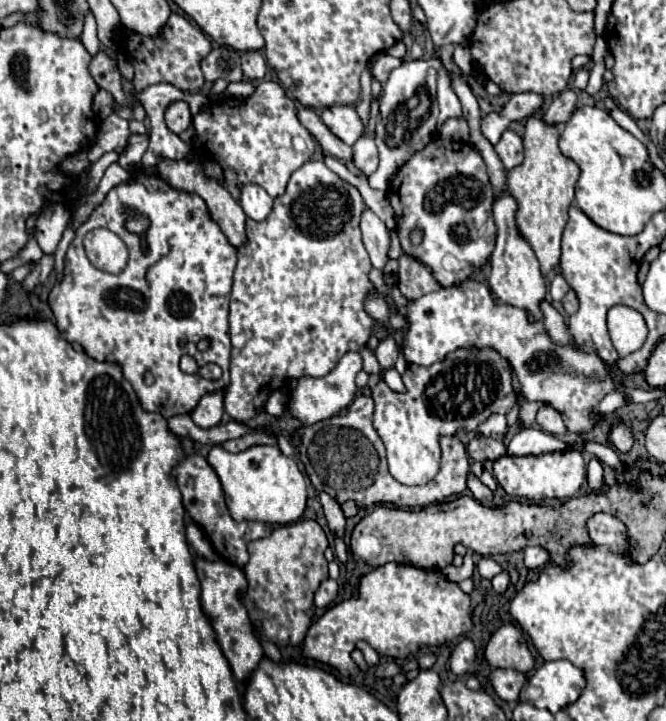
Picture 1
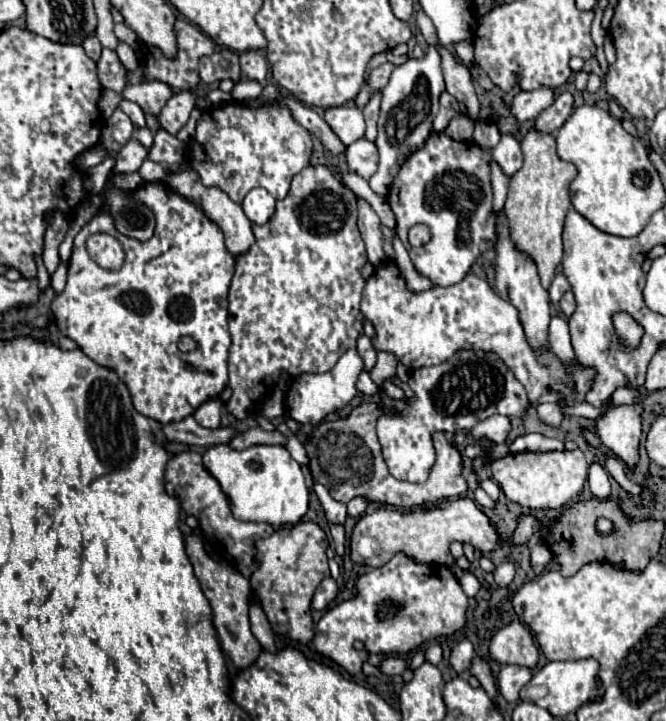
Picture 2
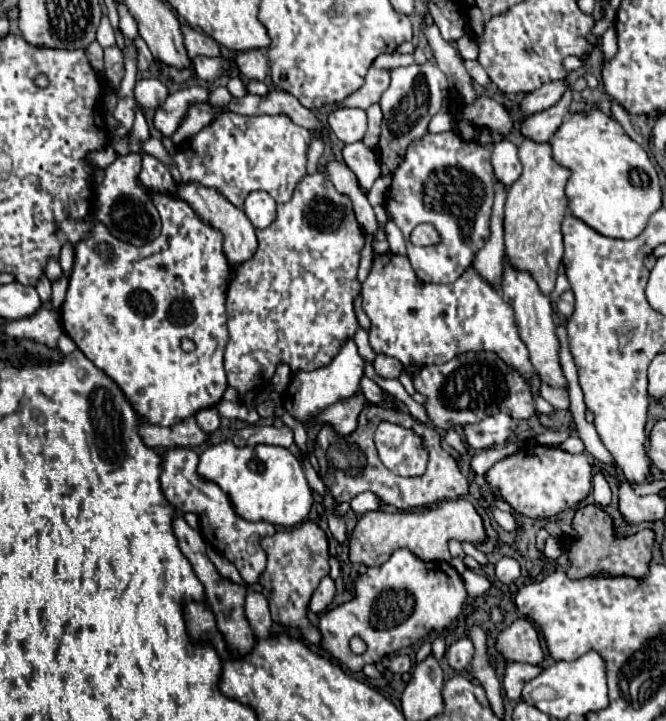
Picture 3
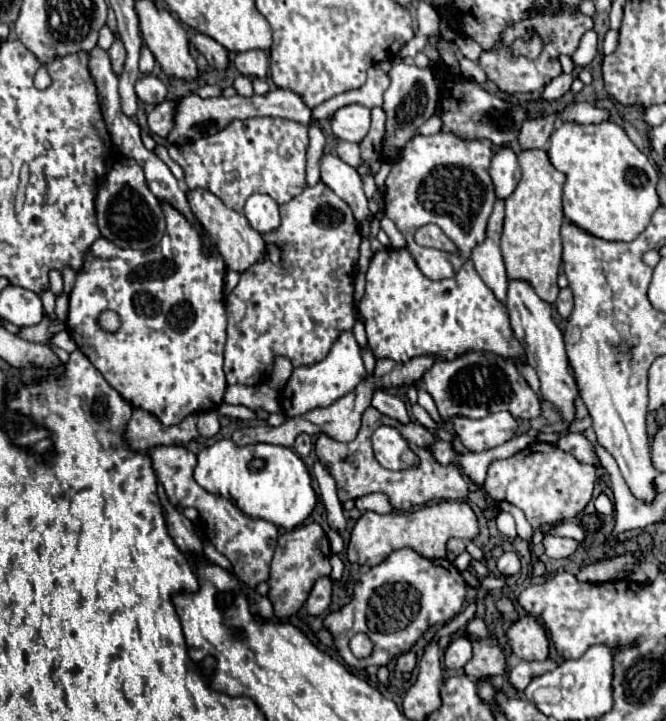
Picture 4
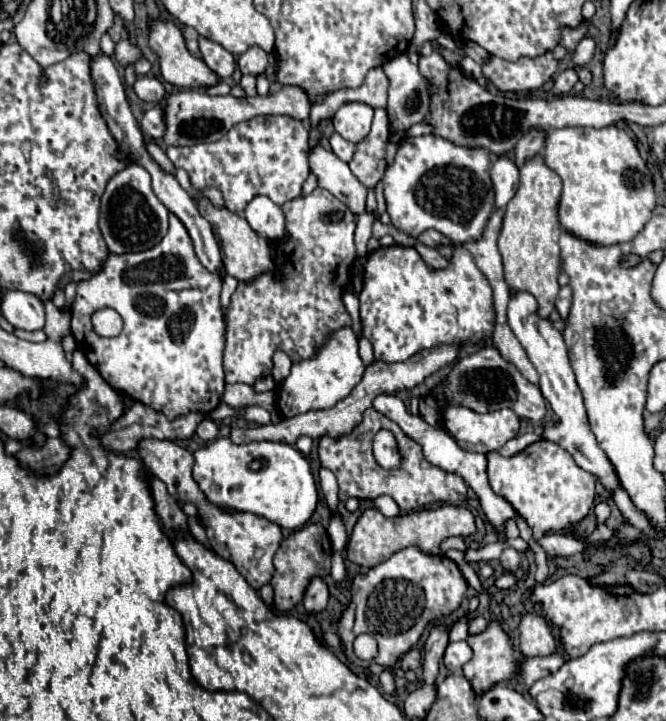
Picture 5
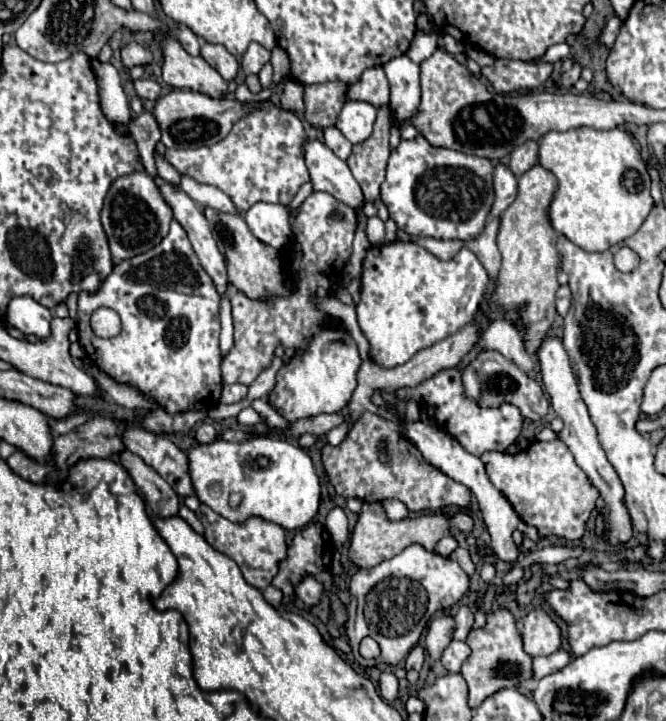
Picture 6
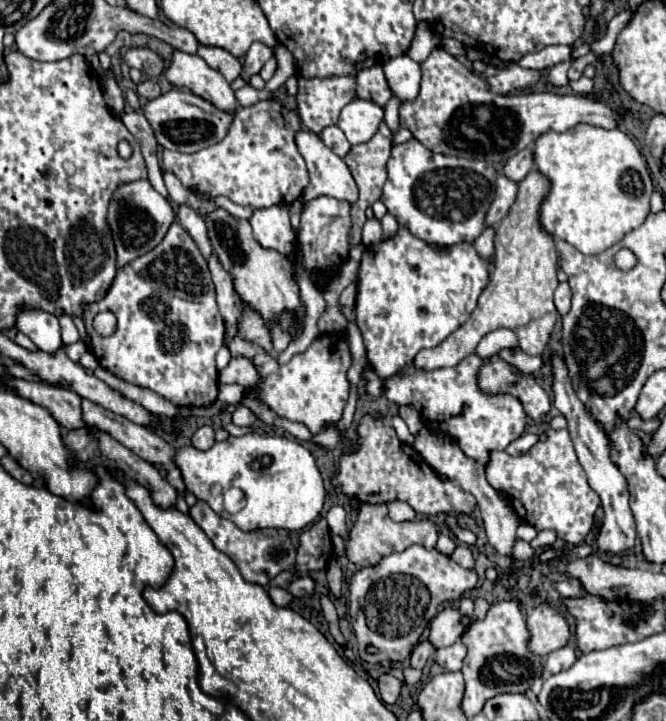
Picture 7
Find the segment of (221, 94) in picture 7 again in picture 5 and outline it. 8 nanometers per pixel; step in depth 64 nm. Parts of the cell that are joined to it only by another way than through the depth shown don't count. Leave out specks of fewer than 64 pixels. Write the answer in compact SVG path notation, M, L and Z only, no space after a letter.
M148 18L148 26L150 26L148 42L150 42L150 48L158 54L162 76L166 82L180 86L180 88L198 88L198 86L208 88L208 86L218 84L218 76L204 64L204 60L194 58L186 50L186 42L184 42L184 34L180 26L176 26L170 20L160 20L160 18Z

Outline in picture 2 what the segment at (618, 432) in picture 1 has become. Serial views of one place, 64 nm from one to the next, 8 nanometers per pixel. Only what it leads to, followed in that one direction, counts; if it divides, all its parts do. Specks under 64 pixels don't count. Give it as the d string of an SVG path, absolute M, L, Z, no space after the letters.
M610 406L598 418L598 436L604 446L622 458L628 466L638 462L638 444L642 434L640 424L642 408L634 406Z

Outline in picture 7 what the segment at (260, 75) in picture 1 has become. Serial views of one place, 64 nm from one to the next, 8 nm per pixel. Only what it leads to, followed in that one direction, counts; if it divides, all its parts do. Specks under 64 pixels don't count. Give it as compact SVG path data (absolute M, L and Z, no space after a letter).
M254 42L248 50L248 54L244 56L244 72L246 74L258 74L260 68L264 66L264 62L268 62L272 58L272 48L260 44L260 42Z

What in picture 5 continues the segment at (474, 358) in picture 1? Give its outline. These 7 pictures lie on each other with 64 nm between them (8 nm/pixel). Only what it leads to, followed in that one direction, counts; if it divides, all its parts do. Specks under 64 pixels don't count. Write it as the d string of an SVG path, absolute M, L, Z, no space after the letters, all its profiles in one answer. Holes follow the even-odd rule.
M480 348L478 352L458 358L450 372L444 378L446 382L446 400L450 404L462 404L464 408L470 408L478 414L482 412L492 412L500 408L510 408L518 418L528 418L528 420L542 420L546 414L546 400L536 384L530 384L508 360L500 356L496 348ZM380 430L374 436L374 458L386 470L392 470L392 468L400 466L402 454L400 454L396 438L390 430Z

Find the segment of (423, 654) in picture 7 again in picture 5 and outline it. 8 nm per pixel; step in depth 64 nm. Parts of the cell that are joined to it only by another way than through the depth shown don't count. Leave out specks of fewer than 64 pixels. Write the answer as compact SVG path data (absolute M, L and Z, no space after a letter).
M412 648L408 654L402 656L400 668L402 668L404 672L406 672L406 670L418 670L418 668L420 668L420 652L418 652L418 648Z

